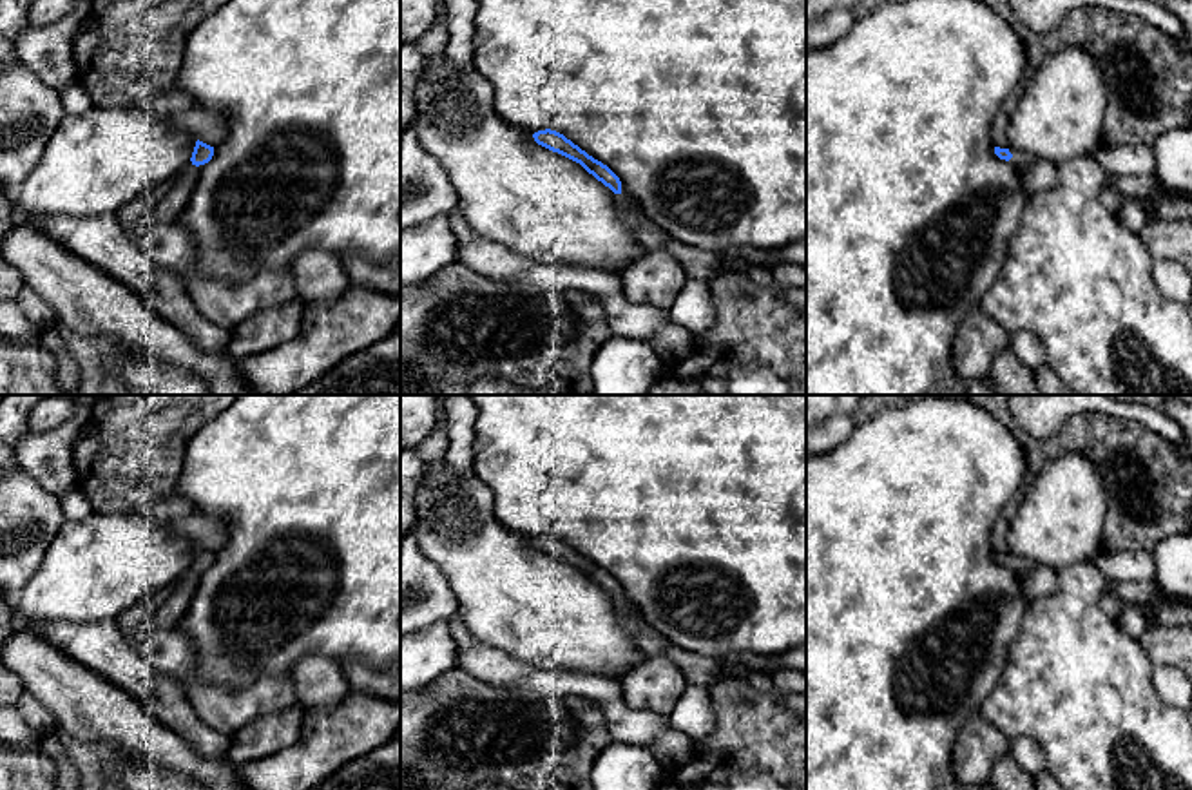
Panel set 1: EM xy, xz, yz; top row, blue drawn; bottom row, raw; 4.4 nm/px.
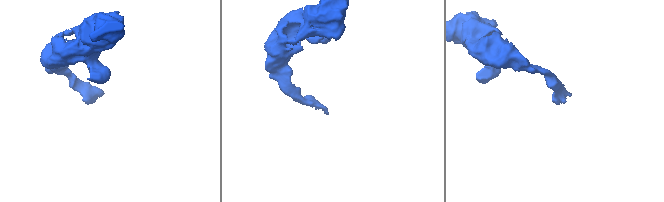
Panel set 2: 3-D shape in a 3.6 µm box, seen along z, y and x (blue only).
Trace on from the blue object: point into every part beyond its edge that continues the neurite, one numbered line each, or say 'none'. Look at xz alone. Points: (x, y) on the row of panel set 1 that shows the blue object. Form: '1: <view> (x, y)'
1: xz (651, 236)

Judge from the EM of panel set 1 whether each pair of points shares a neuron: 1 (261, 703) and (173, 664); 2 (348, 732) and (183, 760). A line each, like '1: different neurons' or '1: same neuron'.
1: same neuron
2: different neurons

